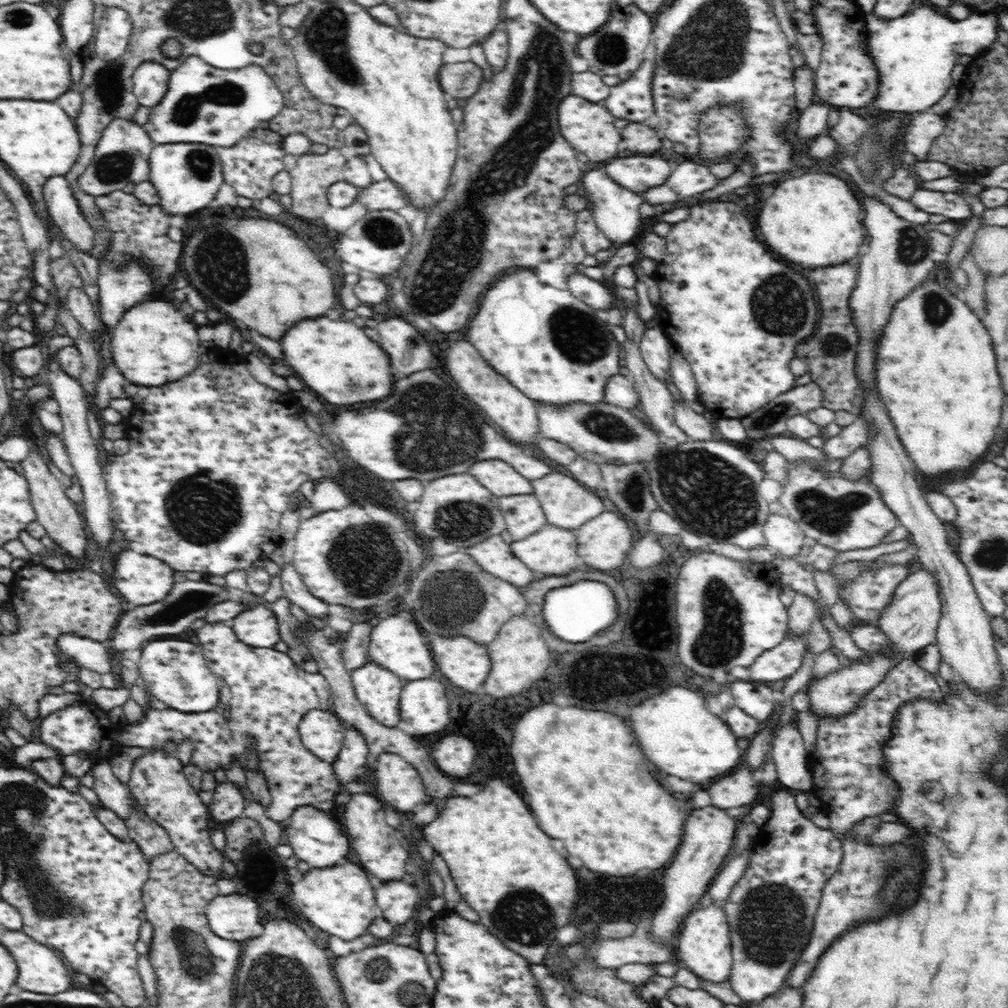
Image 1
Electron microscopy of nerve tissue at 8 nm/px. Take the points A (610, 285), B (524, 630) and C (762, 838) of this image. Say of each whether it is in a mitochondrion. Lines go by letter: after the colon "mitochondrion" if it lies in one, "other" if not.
A: other
B: other
C: other

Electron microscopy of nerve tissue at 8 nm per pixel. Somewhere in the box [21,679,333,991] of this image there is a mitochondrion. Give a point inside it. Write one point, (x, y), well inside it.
(190, 952)

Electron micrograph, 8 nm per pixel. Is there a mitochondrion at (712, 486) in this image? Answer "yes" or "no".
yes

